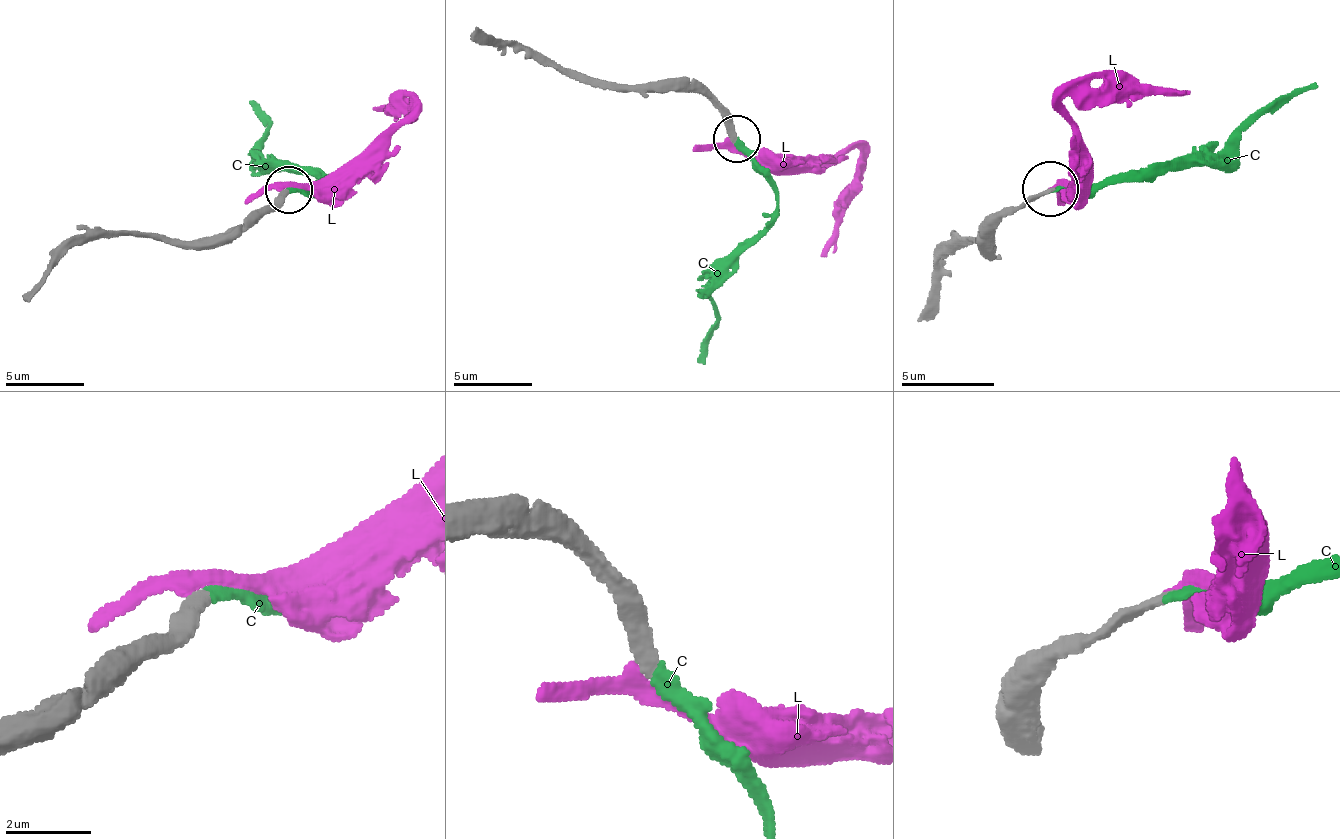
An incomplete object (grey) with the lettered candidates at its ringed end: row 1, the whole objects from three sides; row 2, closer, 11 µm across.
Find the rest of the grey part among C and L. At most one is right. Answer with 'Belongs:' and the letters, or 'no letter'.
Belongs: C

